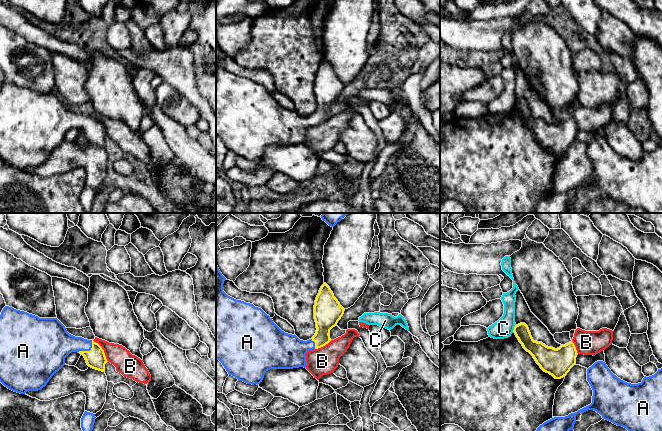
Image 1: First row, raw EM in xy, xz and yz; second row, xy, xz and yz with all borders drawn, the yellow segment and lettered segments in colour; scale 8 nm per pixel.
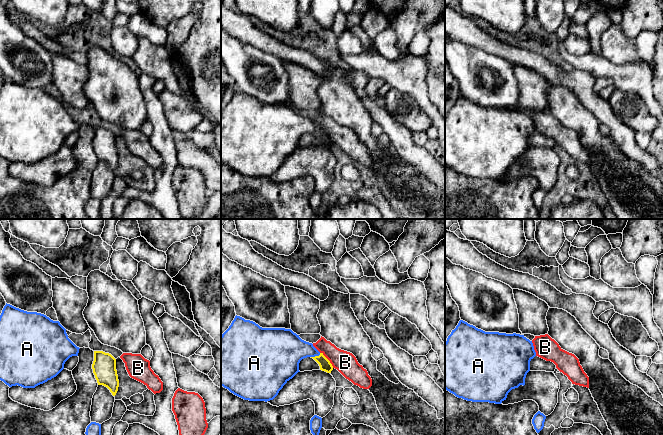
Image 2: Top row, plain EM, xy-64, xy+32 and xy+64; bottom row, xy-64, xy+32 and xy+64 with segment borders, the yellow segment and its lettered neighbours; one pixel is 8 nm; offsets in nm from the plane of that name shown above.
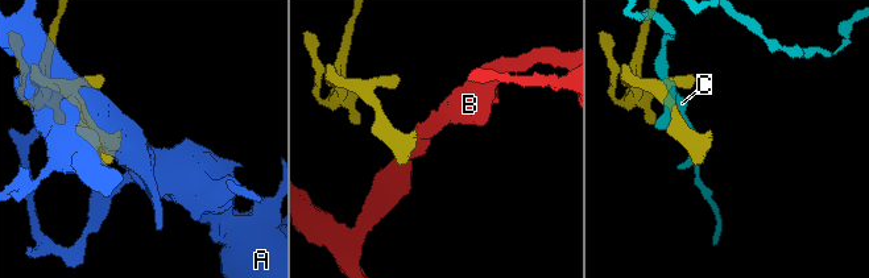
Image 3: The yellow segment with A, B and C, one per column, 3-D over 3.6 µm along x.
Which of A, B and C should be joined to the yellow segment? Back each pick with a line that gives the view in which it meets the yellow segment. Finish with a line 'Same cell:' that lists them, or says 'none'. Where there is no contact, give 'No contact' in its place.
A: Touches yellow in xy
Same cell: A

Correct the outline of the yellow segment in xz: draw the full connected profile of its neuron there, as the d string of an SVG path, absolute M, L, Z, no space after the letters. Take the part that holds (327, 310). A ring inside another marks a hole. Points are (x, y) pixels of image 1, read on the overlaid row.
M216 264L216 359L229 375L247 384L260 384L270 369L306 368L306 353L331 341L330 330L337 325L345 311L330 287L324 283L314 305L316 333L311 339L303 341L296 335L282 331L261 308L228 296L223 291L225 280Z

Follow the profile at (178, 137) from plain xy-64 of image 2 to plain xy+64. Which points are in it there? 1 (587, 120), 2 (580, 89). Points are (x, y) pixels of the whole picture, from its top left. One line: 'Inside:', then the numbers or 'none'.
Inside: 2

